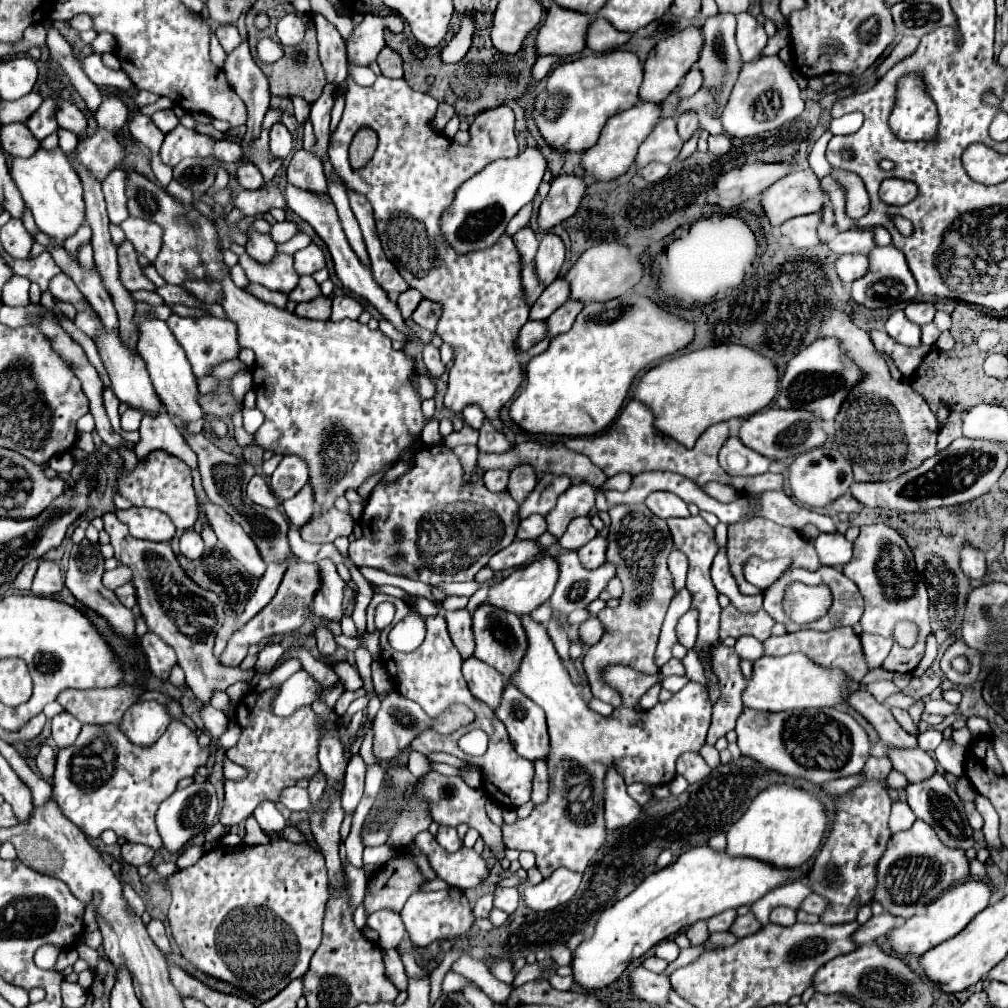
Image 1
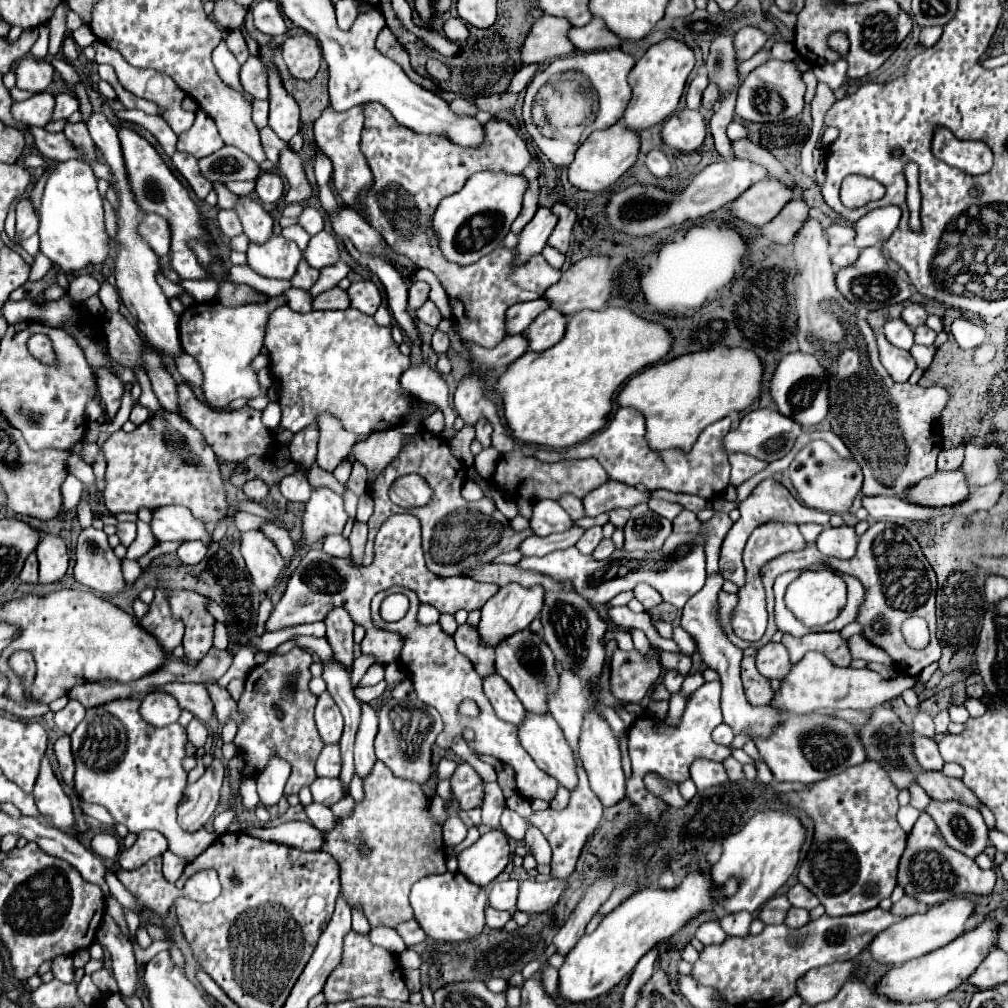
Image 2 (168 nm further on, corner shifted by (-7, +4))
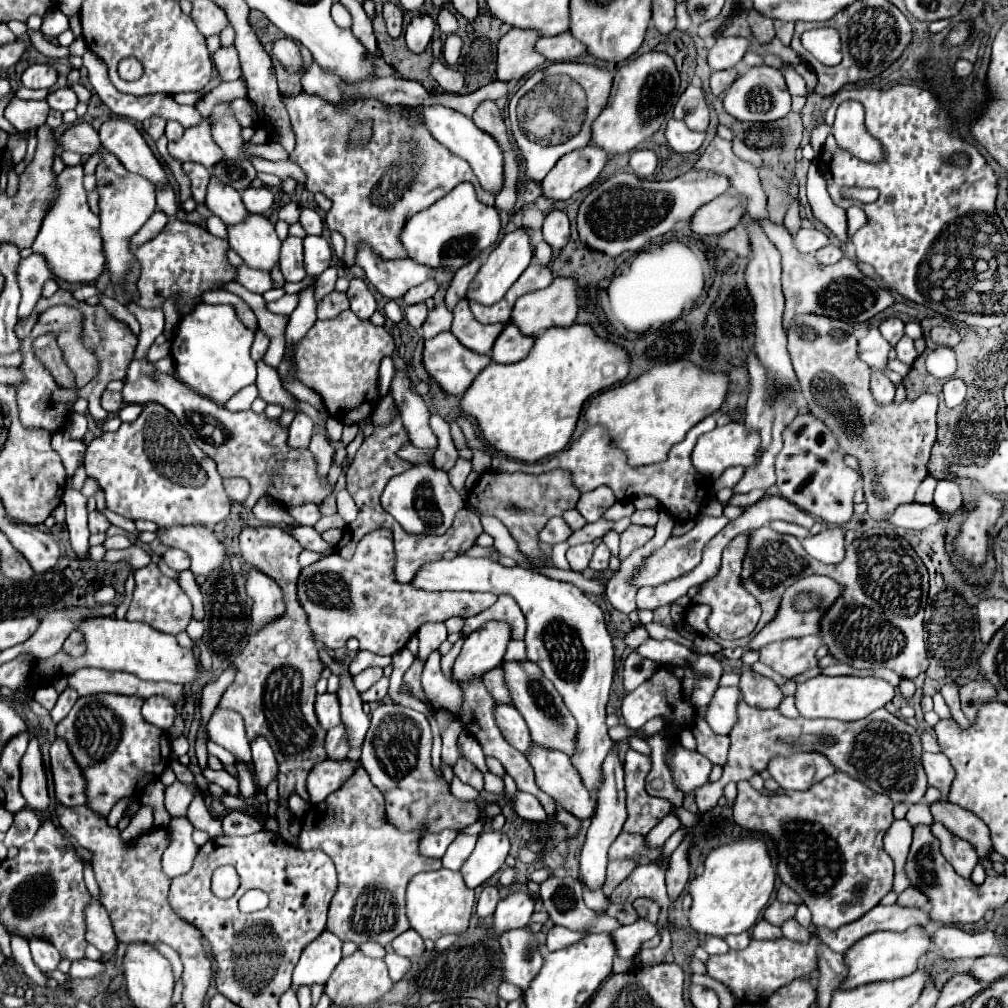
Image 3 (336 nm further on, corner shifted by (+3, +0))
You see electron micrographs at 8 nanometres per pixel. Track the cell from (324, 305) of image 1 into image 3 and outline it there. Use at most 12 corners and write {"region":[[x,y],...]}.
{"region":[[331,291],[317,303],[319,319],[333,319],[349,309],[345,293]]}

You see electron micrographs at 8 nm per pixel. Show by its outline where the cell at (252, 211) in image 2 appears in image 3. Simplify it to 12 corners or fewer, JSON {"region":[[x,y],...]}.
{"region":[[217,179],[209,181],[205,205],[225,225],[251,215],[241,195]]}

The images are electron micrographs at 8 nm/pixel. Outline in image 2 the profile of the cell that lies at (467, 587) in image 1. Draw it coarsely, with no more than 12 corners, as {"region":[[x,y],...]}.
{"region":[[703,535],[597,561],[577,547],[519,567],[571,581],[593,605],[639,583],[683,609],[705,583]]}

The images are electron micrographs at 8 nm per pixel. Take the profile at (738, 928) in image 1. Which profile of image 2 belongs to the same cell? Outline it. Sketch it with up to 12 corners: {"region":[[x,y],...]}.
{"region":[[785,895],[769,899],[759,911],[765,925],[785,921],[791,903]]}

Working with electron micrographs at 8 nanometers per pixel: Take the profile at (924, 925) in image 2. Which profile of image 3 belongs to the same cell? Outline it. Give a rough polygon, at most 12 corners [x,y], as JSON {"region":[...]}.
{"region":[[925,927],[875,931],[847,953],[841,989],[917,971]]}

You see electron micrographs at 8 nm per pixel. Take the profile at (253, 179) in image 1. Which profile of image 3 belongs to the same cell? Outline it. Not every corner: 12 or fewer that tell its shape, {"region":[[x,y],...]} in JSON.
{"region":[[265,187],[241,193],[251,213],[263,213],[273,205],[273,193]]}

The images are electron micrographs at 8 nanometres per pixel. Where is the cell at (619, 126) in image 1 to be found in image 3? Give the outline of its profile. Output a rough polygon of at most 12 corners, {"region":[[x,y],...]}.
{"region":[[593,143],[563,155],[541,181],[569,199],[601,175],[609,155]]}

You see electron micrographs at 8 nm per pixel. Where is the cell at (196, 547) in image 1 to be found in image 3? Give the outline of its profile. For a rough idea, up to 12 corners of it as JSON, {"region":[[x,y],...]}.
{"region":[[167,549],[165,563],[175,571],[189,569],[189,555],[181,549]]}

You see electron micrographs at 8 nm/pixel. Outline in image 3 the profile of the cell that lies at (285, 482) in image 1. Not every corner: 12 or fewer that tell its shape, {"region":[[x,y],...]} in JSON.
{"region":[[297,413],[289,425],[289,447],[307,449],[313,421]]}

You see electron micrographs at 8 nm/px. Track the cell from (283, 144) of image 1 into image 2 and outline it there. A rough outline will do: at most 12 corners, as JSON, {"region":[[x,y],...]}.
{"region":[[269,73],[269,127],[287,143],[299,133],[299,105]]}

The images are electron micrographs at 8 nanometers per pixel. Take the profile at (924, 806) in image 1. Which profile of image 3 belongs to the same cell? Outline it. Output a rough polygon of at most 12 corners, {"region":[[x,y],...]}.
{"region":[[931,823],[943,857],[959,875],[969,877],[979,861],[969,841],[943,823]]}

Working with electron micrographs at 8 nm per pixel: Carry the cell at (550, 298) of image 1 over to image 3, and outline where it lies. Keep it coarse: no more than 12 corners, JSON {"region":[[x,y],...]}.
{"region":[[467,299],[455,307],[451,333],[469,349],[489,353],[505,323],[481,325]]}

